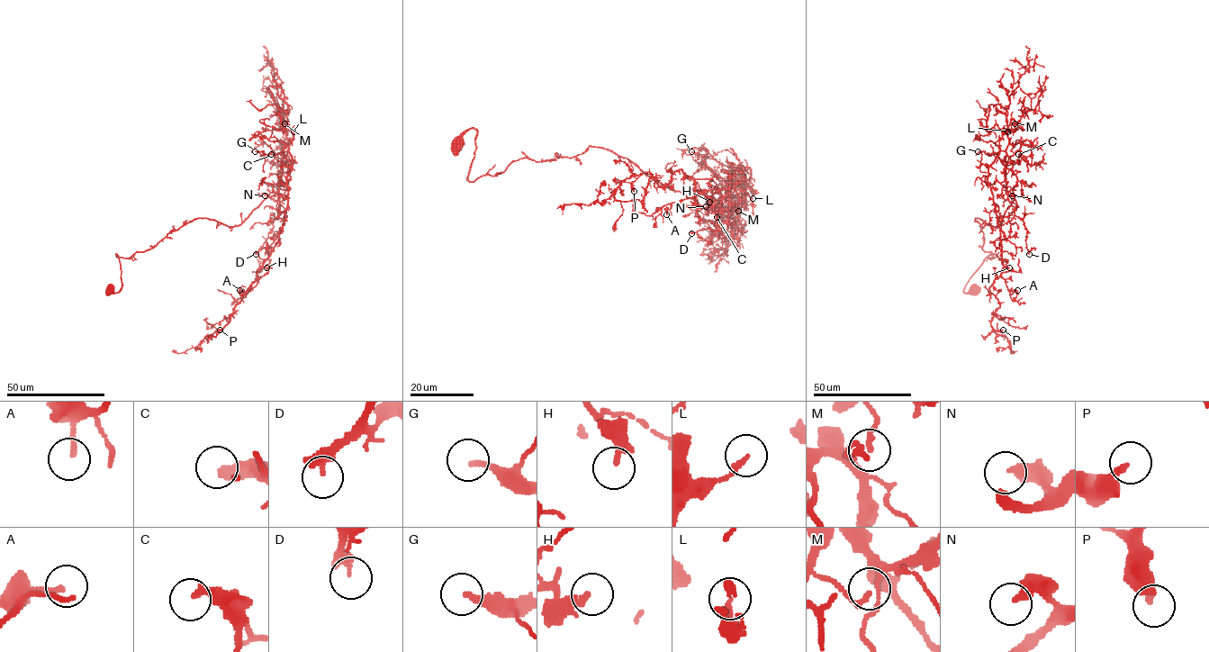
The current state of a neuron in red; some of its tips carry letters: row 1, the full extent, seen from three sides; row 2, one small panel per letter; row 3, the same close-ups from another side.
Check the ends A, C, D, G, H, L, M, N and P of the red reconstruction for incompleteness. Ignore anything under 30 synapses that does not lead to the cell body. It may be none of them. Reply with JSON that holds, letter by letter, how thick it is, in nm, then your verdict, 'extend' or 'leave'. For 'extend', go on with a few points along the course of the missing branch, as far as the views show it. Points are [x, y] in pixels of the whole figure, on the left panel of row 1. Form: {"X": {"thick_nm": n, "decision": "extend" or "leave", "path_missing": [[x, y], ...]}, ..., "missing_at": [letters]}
{"A": {"thick_nm": 160, "decision": "leave"}, "C": {"thick_nm": 320, "decision": "leave"}, "D": {"thick_nm": 400, "decision": "extend", "path_missing": [[256, 254], [245, 267], [230, 264], [229, 258]]}, "G": {"thick_nm": 200, "decision": "leave"}, "H": {"thick_nm": 320, "decision": "leave"}, "L": {"thick_nm": 170, "decision": "leave"}, "M": {"thick_nm": 180, "decision": "leave"}, "N": {"thick_nm": 360, "decision": "leave"}, "P": {"thick_nm": 280, "decision": "leave"}, "missing_at": ["D"]}

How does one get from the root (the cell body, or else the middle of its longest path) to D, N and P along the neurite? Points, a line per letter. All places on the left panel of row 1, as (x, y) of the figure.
D: (109, 289), (121, 285), (116, 254), (198, 218), (239, 224), (276, 193), (287, 156), (256, 254)
N: (109, 289), (117, 292), (121, 285), (116, 254), (127, 258), (152, 249), (198, 218), (237, 226), (265, 195)
P: (109, 289), (121, 285), (116, 254), (198, 218), (239, 224), (276, 193), (287, 151), (279, 241), (220, 330)

